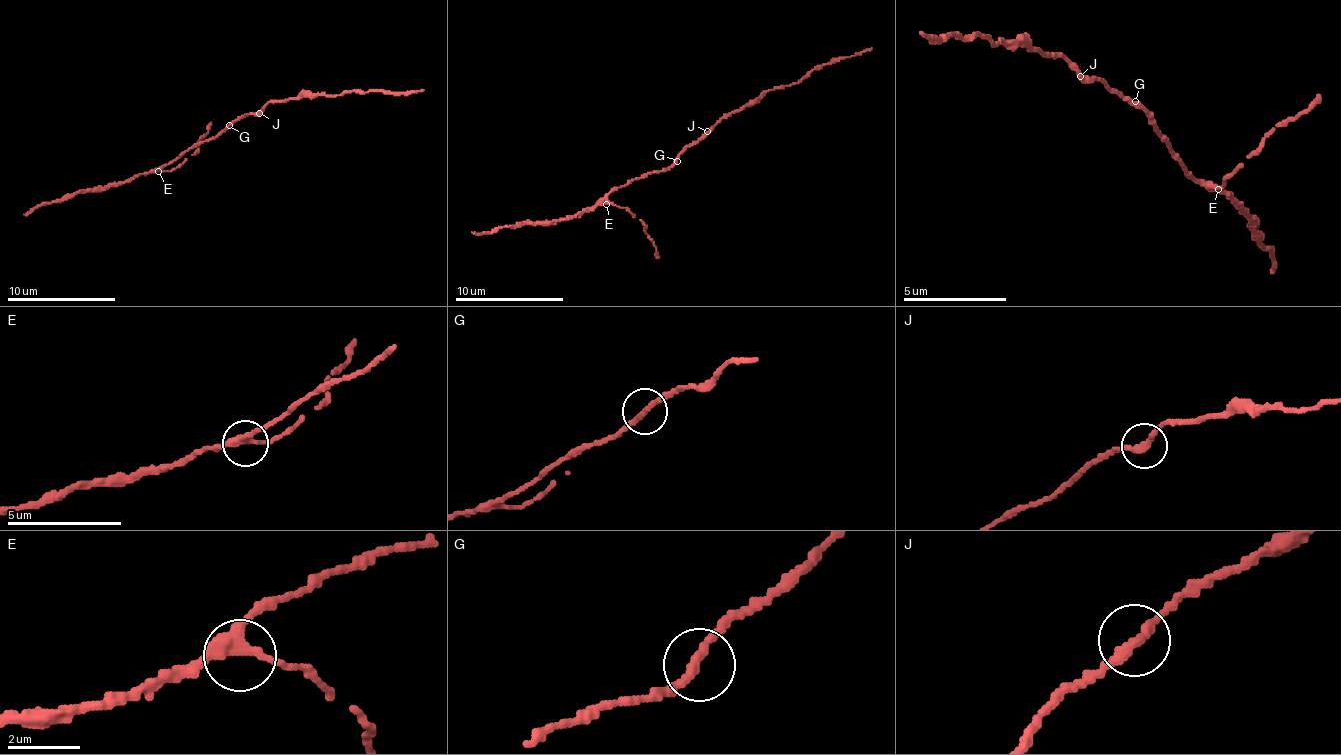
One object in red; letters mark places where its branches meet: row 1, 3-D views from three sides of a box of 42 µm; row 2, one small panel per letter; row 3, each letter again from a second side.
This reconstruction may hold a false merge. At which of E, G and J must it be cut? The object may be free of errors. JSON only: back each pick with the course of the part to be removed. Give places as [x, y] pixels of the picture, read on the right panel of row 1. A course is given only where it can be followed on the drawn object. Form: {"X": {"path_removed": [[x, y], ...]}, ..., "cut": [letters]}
{"cut": []}

